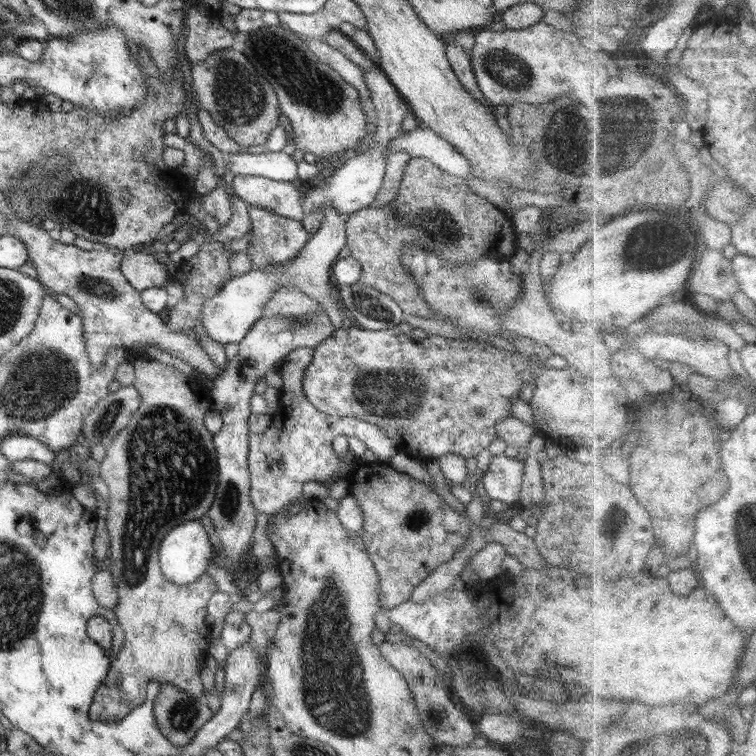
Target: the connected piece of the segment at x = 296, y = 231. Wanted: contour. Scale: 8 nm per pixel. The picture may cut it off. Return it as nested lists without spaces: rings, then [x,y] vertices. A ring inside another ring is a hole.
[[[249,205],[248,212],[252,227],[250,227],[250,233],[247,234],[250,244],[245,251],[252,261],[252,271],[262,271],[265,268],[272,271],[273,267],[284,267],[292,263],[300,254],[300,250],[306,246],[306,242],[310,240],[302,221],[271,213],[255,205]]]

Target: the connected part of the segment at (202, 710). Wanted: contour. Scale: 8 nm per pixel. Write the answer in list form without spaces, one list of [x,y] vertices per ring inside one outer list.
[[[172,684],[161,685],[153,711],[160,732],[176,747],[188,745],[213,715],[212,709],[199,698],[188,696]]]

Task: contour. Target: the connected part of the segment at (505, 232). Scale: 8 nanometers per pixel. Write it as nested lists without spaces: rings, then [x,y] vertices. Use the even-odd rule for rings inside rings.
[[[414,156],[408,160],[398,192],[386,206],[370,206],[356,210],[345,217],[344,223],[346,223],[346,246],[350,249],[350,255],[362,266],[359,283],[390,296],[406,315],[434,319],[434,311],[423,298],[415,275],[403,264],[402,248],[406,244],[434,252],[438,258],[442,258],[442,261],[450,265],[474,265],[488,256],[496,261],[508,261],[512,252],[518,249],[512,216],[492,205],[484,196],[474,193],[465,179],[438,168],[428,158]]]

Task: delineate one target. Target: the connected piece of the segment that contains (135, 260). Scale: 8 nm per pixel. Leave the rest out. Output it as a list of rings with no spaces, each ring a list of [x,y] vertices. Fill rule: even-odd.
[[[147,250],[135,252],[131,258],[124,256],[121,272],[130,285],[140,292],[153,288],[164,287],[172,280],[169,270]]]

